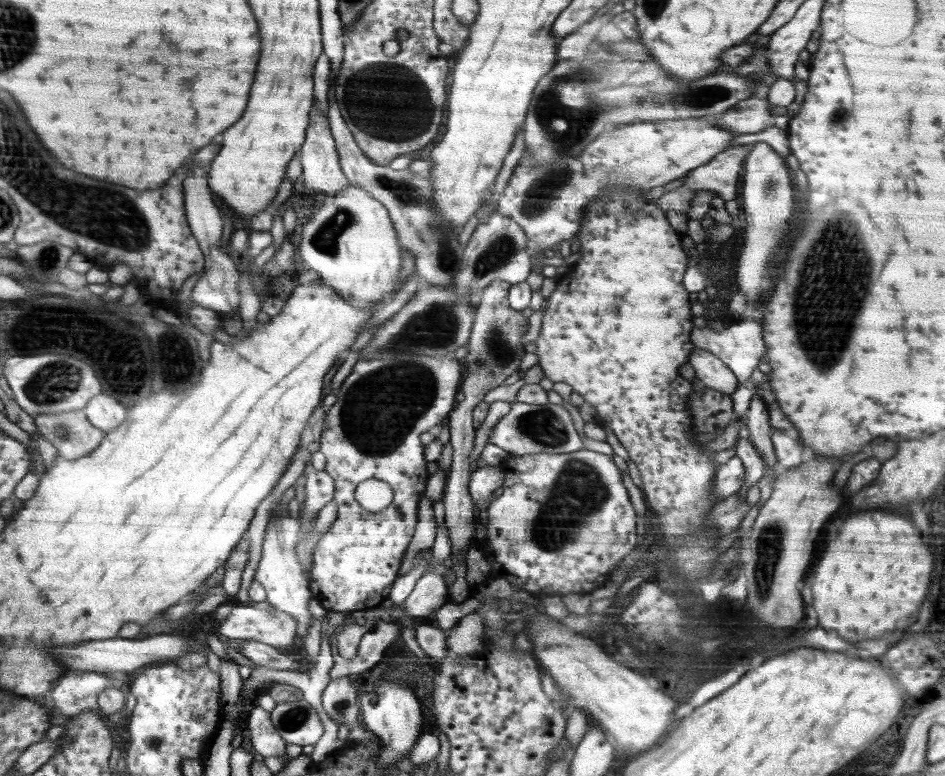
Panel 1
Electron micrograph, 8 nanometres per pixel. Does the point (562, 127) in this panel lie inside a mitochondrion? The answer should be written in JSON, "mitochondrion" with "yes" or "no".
{"mitochondrion":"yes"}

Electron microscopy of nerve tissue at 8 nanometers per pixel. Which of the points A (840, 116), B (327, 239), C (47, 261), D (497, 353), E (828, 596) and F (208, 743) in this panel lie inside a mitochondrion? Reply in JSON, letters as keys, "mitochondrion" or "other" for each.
{"A":"mitochondrion","B":"mitochondrion","C":"mitochondrion","D":"mitochondrion","E":"other","F":"other"}

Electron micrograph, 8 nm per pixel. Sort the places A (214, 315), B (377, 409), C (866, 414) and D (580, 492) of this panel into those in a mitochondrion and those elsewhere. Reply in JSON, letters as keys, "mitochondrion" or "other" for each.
{"A":"other","B":"mitochondrion","C":"other","D":"mitochondrion"}

